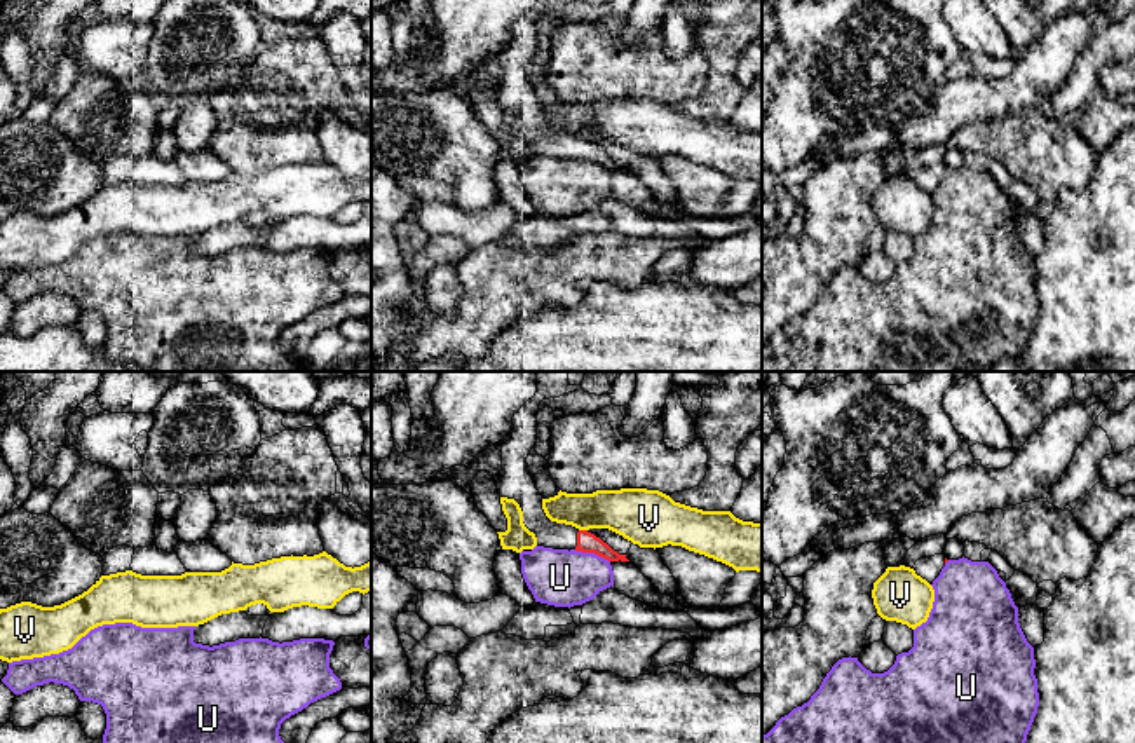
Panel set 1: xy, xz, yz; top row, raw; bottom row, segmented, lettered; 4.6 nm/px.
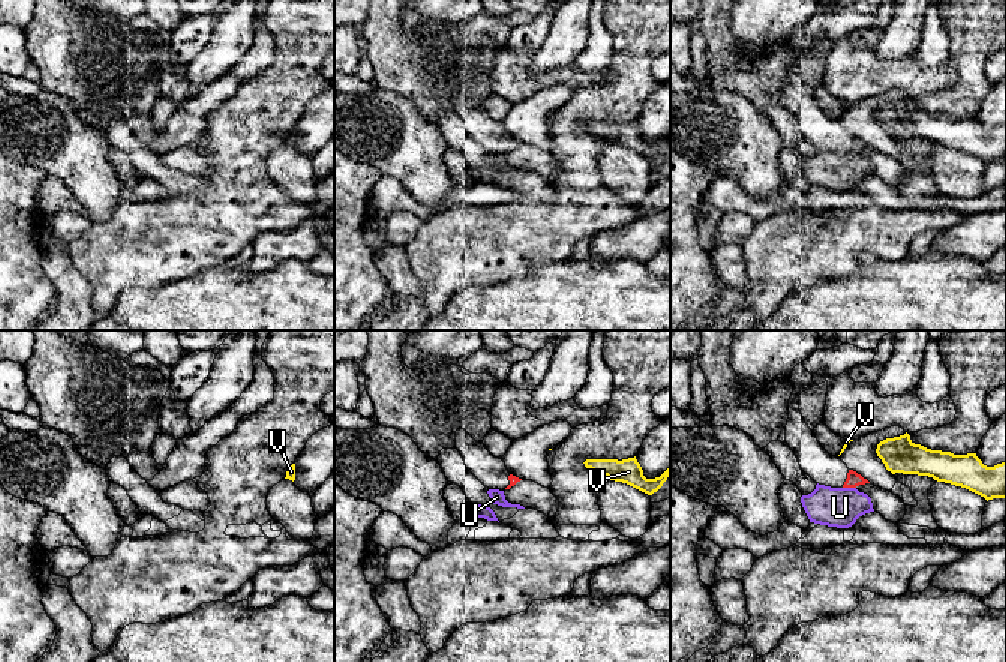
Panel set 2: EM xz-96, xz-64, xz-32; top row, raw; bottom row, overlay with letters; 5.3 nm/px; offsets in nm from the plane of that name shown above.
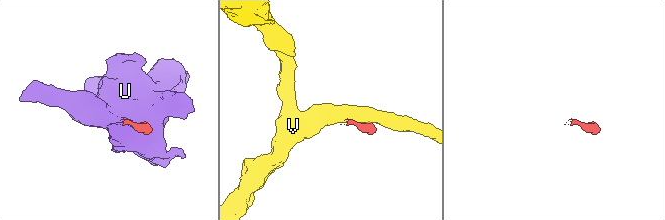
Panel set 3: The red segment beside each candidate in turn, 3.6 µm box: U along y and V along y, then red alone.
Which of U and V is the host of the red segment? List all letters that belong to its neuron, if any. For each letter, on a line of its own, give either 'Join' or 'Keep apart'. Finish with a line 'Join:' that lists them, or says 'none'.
U: Keep apart
V: Keep apart
Join: none

